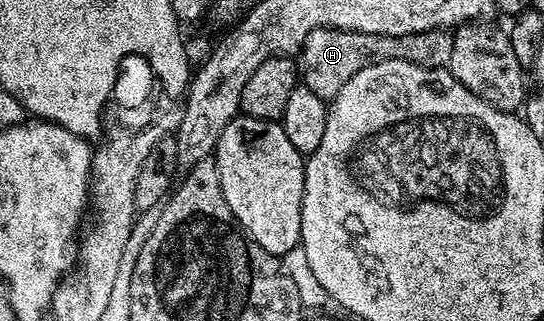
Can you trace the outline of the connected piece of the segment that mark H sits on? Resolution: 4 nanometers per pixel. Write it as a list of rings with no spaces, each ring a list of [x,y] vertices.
[[[316,29],[307,35],[299,50],[299,77],[300,80],[319,99],[325,102],[332,101],[351,75],[359,75],[363,67],[371,67],[375,63],[384,61],[406,61],[415,63],[419,67],[439,69],[448,66],[453,50],[453,33],[444,29],[436,29],[430,33],[412,33],[402,37],[391,35],[367,35],[346,29]]]

